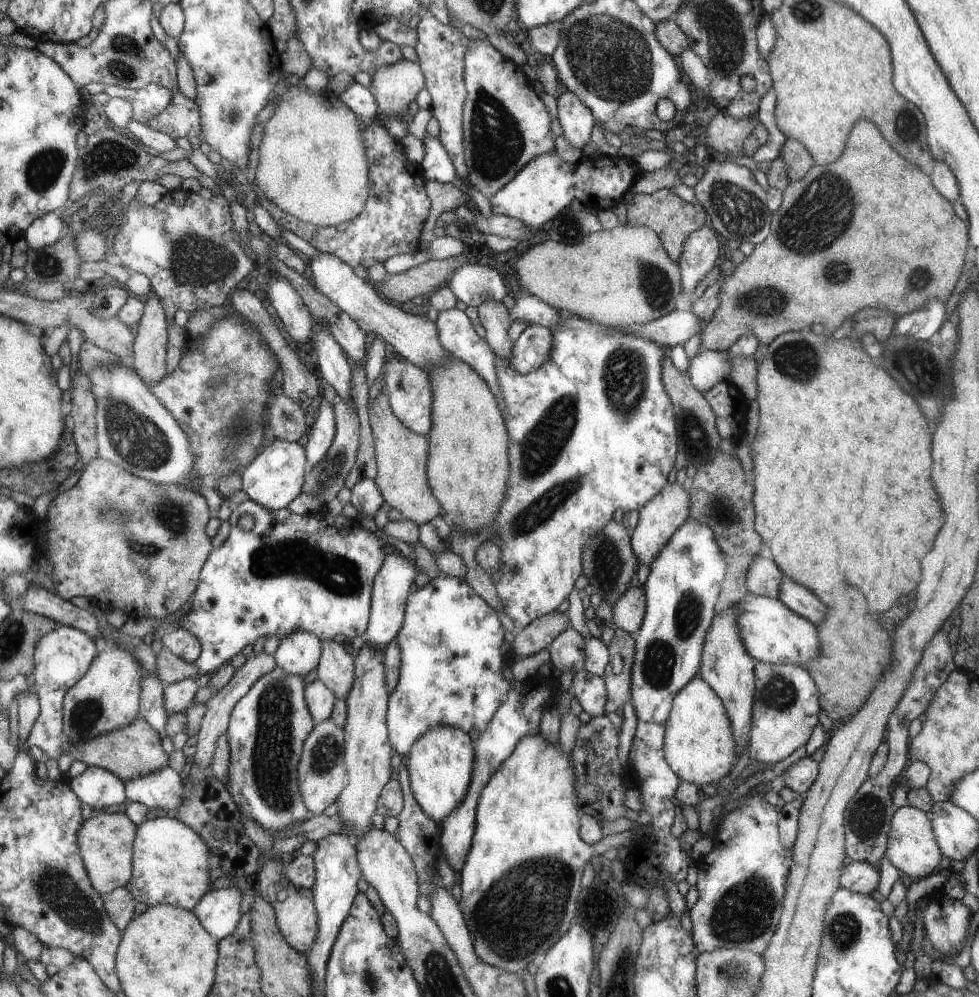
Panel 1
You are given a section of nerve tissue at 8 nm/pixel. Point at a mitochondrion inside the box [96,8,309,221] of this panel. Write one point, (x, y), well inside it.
(131, 58)

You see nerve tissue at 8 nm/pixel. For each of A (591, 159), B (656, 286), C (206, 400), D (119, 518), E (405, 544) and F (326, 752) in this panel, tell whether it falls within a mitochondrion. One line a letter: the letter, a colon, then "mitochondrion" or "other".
A: other
B: mitochondrion
C: mitochondrion
D: mitochondrion
E: other
F: mitochondrion

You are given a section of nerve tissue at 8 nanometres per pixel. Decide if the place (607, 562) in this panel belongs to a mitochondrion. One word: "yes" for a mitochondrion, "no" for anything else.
yes

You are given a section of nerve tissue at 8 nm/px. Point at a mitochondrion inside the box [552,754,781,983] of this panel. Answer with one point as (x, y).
(744, 912)

